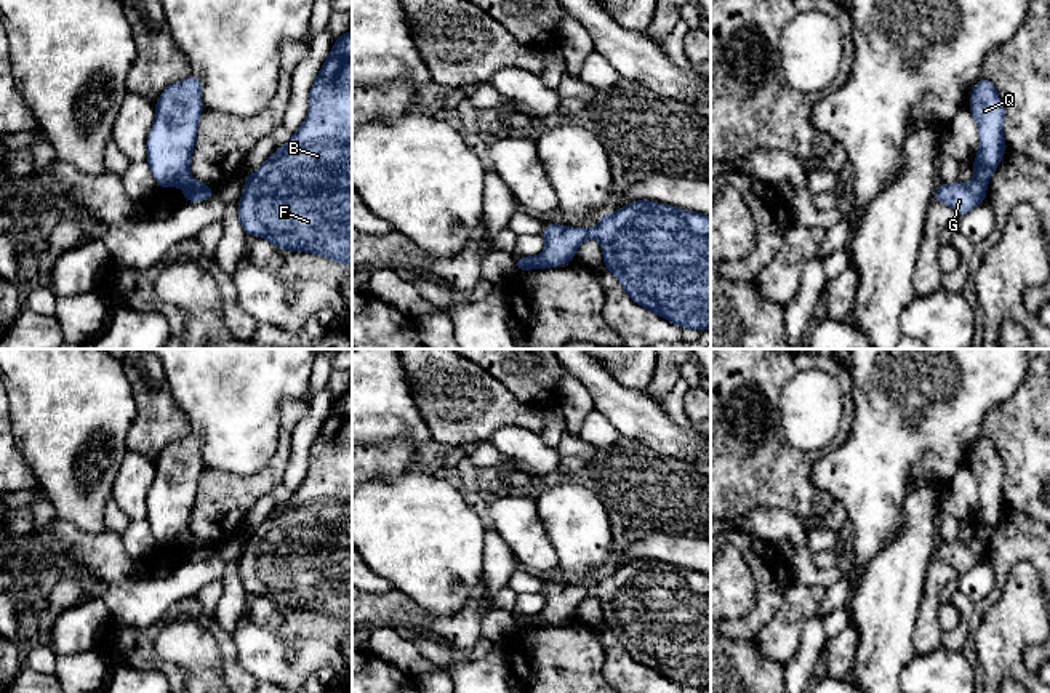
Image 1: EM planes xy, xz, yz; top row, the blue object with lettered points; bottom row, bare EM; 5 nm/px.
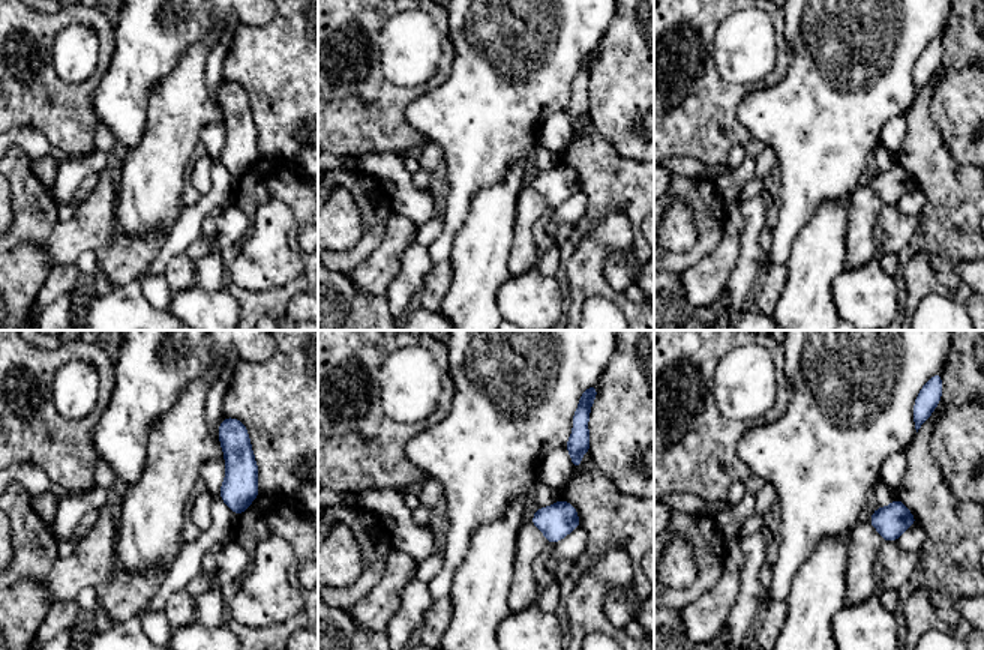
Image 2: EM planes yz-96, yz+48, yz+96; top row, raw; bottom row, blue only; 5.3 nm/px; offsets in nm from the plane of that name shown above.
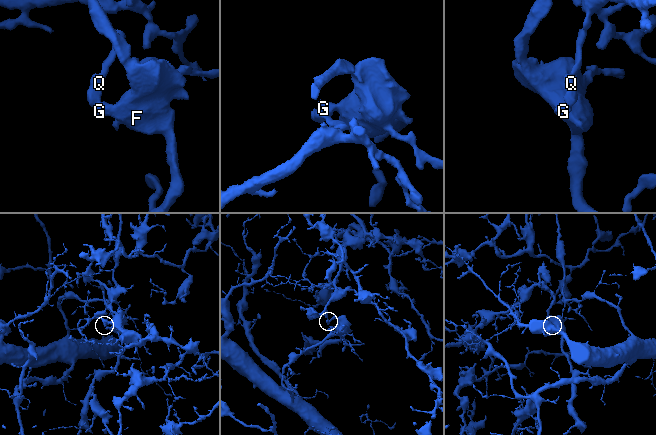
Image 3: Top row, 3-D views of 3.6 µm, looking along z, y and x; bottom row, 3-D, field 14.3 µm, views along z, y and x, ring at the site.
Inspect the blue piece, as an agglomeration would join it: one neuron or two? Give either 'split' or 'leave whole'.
split

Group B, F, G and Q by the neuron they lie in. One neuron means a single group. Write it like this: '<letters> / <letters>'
B F G / Q

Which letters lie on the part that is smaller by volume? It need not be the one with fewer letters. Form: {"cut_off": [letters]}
{"cut_off": ["B", "F", "G"]}

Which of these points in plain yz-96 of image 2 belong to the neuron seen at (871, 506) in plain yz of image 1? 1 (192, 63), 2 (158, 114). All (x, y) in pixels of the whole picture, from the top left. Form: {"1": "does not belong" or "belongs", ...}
{"1": "does not belong", "2": "does not belong"}

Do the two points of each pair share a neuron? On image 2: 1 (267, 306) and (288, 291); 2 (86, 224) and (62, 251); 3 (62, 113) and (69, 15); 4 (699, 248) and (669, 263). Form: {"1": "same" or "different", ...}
{"1": "same", "2": "same", "3": "same", "4": "same"}

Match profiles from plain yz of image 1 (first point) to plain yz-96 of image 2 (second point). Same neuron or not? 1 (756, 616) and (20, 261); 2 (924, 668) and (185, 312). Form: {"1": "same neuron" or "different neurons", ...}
{"1": "different neurons", "2": "same neuron"}

